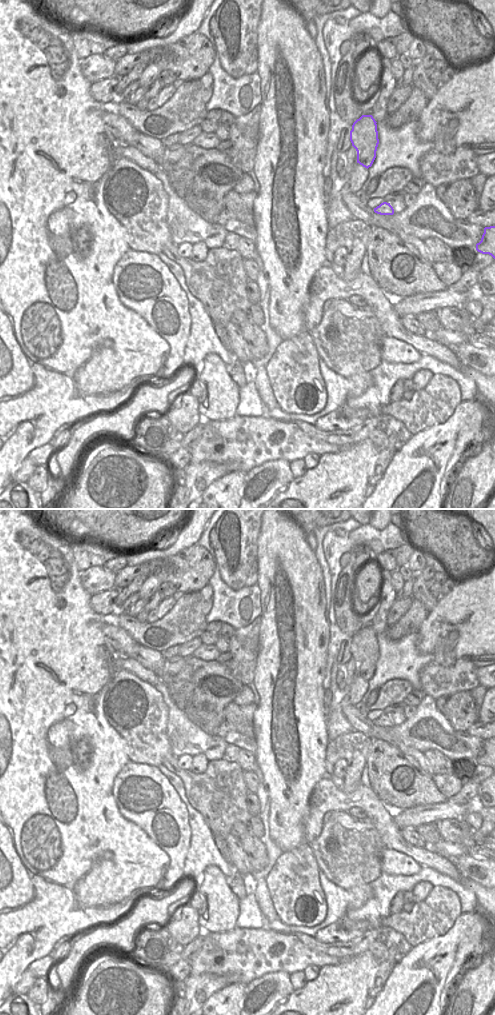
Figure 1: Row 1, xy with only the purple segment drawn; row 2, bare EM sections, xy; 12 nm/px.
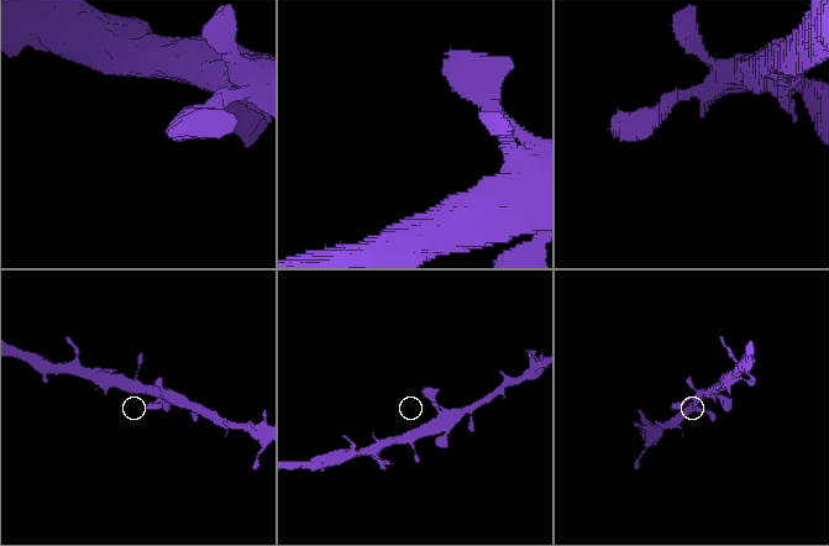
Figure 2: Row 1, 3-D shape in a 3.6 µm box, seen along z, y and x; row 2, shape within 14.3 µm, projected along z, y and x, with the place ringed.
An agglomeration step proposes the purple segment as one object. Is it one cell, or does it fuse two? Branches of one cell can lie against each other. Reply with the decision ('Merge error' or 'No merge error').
No merge error.

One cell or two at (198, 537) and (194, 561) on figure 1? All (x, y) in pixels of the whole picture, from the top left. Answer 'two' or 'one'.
two

